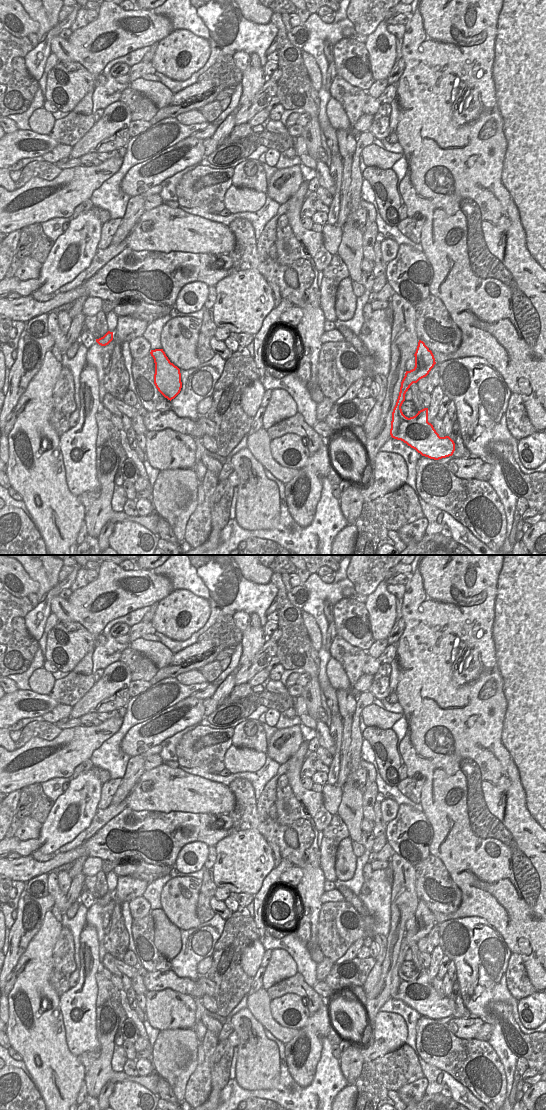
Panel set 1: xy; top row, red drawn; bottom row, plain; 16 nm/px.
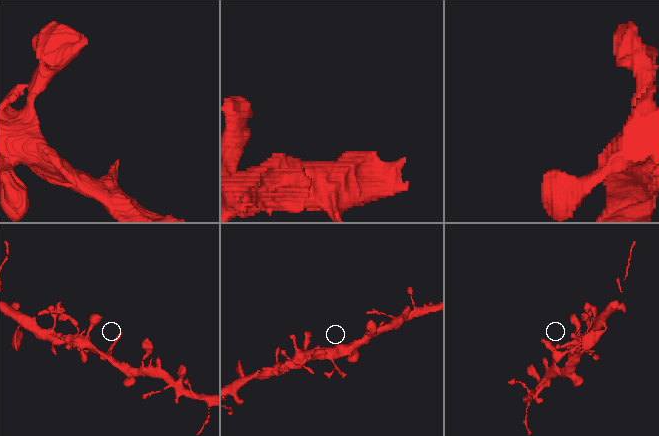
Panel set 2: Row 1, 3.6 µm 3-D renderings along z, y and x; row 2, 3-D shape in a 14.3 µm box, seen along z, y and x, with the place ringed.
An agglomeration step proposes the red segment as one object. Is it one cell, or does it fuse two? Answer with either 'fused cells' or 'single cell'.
single cell

